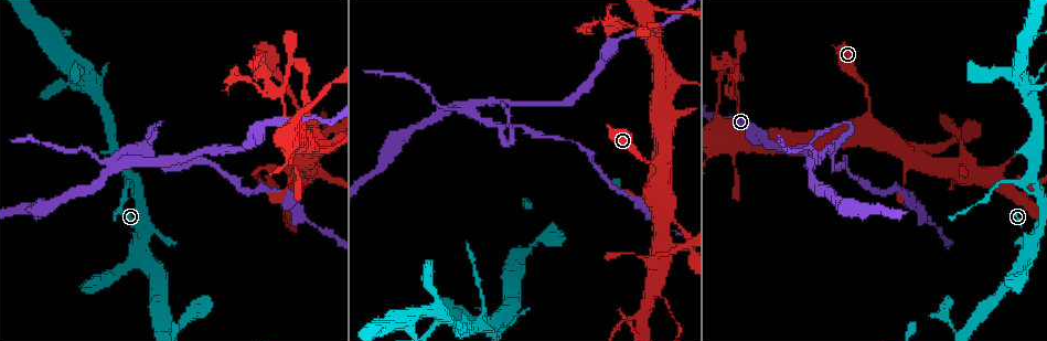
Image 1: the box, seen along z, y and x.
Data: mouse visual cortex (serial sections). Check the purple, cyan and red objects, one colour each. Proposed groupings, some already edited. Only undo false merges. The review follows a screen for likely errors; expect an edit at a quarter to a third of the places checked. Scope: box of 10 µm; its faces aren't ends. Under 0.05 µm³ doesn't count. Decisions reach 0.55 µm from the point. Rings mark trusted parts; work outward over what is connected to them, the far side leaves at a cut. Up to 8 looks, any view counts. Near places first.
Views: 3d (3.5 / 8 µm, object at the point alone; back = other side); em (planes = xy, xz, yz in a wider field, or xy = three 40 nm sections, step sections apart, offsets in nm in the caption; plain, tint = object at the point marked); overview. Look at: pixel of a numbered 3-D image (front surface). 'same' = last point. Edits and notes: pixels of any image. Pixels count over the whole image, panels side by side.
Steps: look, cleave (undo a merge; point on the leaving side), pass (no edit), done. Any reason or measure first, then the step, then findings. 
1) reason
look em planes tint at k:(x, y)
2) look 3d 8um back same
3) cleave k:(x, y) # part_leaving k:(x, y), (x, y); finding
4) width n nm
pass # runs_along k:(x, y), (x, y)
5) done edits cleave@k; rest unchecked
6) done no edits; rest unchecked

sharp bend
look 3d 3.5um back at 1:(473, 103)

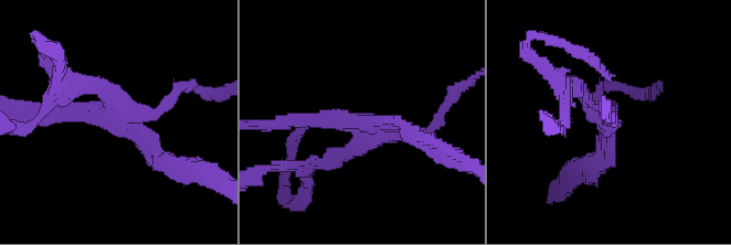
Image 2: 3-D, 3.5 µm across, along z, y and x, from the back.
arms 4; arm_widths 150, 150, 150, 200 nm; now the EM
look em xy step 5 tint at 2:(362, 121)

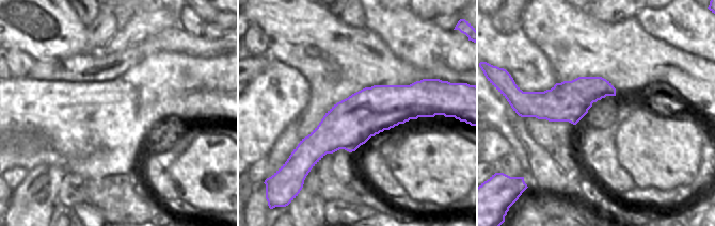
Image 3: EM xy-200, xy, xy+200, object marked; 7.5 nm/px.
width 360 nm
cleave 2:(328, 159) # part_leaving 2:(370, 137), (319, 164), (295, 164); two cells meet here

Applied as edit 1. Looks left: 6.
thin neck
look 3d 3.5um at 1:(272, 91)

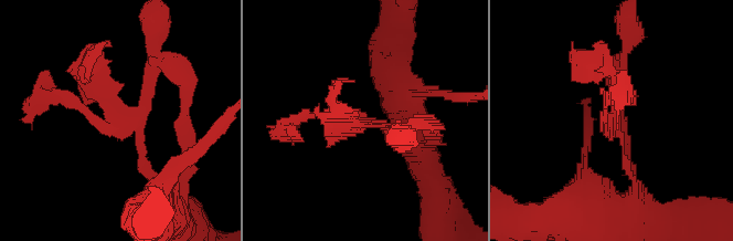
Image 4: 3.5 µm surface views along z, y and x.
cleave 4:(88, 115) # part_leaving 4:(126, 123), (85, 75), (85, 62); two cells meet here

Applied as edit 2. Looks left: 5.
look overview

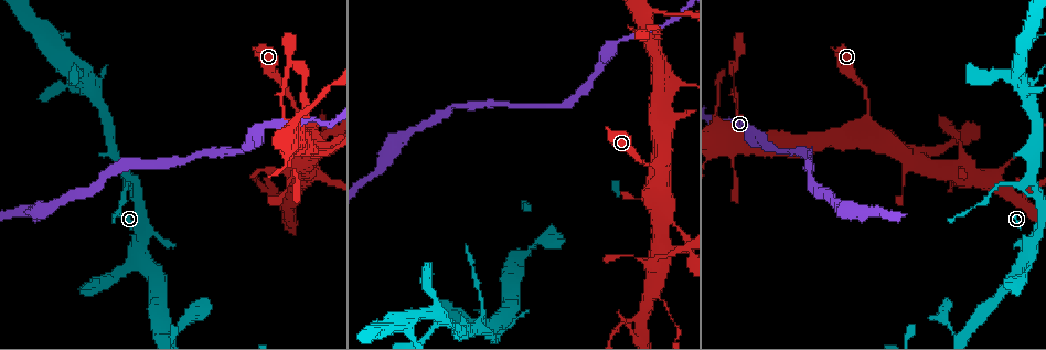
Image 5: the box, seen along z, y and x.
sudden change in width
look 3d 3.5um at 5:(1009, 163)

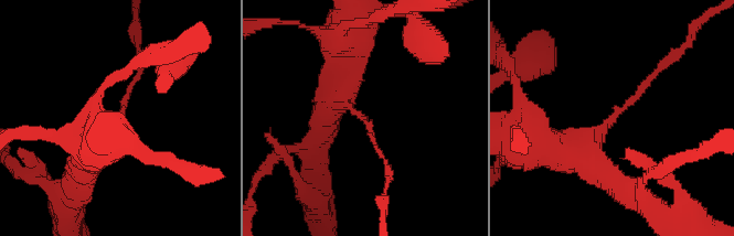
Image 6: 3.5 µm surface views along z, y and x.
arm_widths 100, 450 nm; now the EM
look em xy step 1 tint at 6:(613, 118)

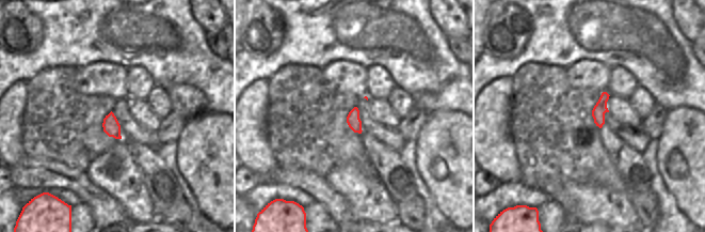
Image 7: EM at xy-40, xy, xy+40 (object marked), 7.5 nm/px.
pass # runs_along 6:(567, 153), (582, 157), (663, 65); one cell here

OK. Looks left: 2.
done edits cleave@2, cleave@4; rest unchecked

